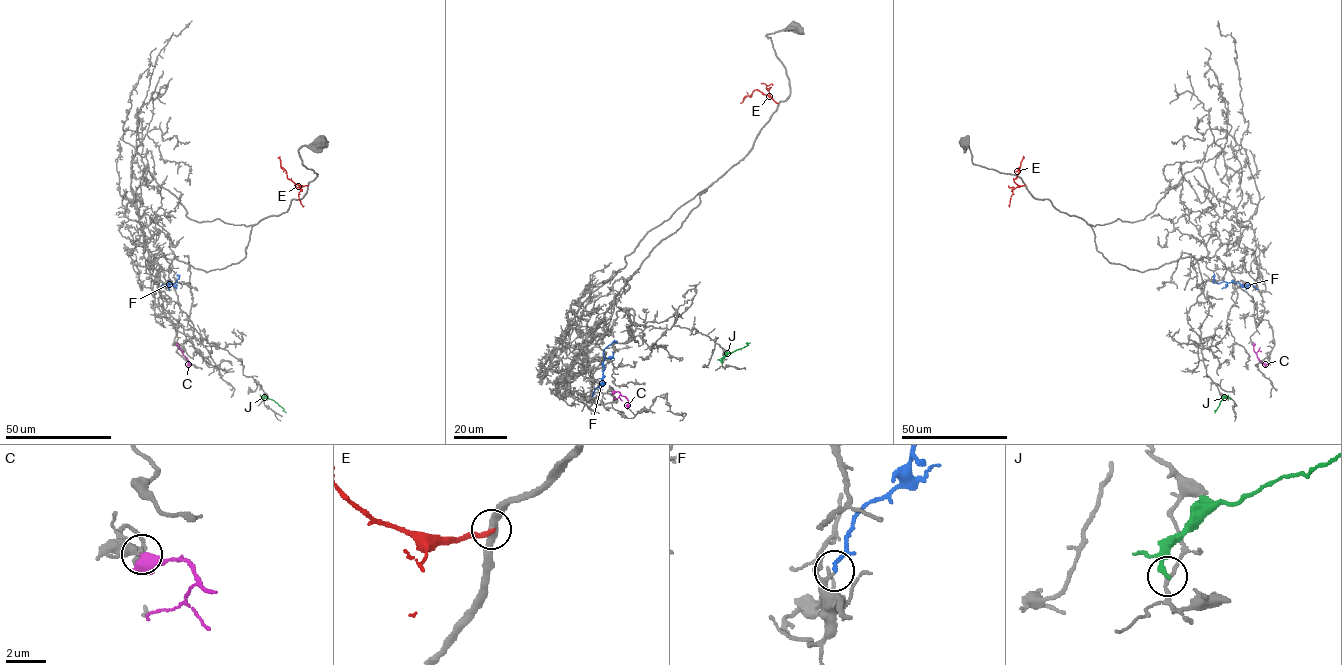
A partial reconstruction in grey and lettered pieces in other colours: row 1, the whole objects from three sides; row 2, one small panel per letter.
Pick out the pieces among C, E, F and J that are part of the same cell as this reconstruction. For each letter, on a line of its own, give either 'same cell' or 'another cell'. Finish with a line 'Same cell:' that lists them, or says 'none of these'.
C: same cell
E: another cell
F: same cell
J: another cell
Same cell: C, F

